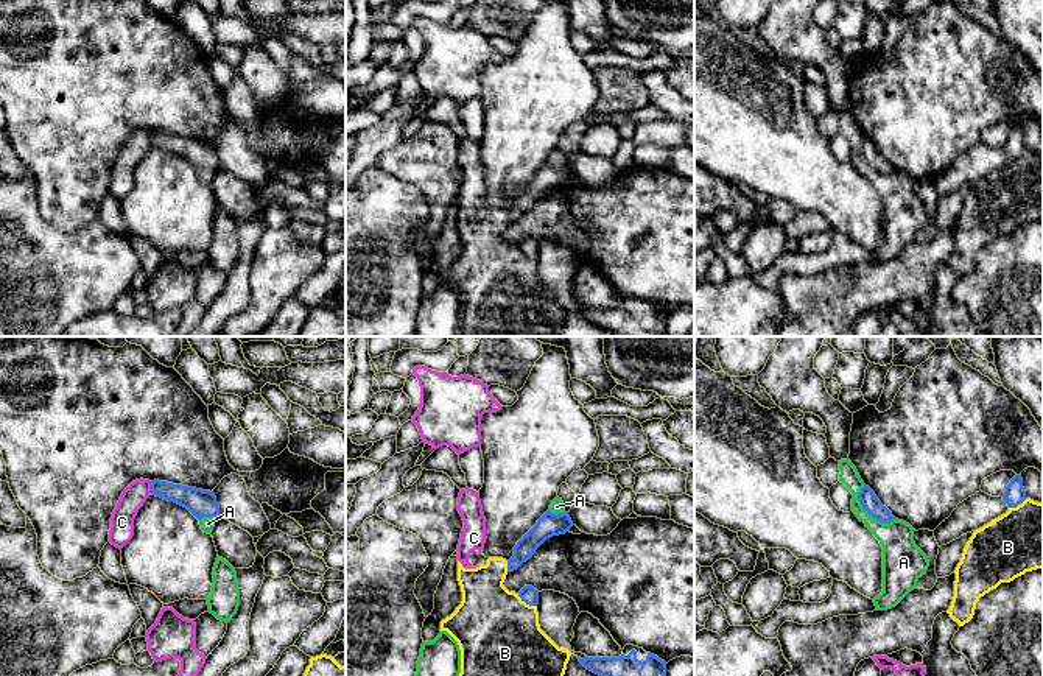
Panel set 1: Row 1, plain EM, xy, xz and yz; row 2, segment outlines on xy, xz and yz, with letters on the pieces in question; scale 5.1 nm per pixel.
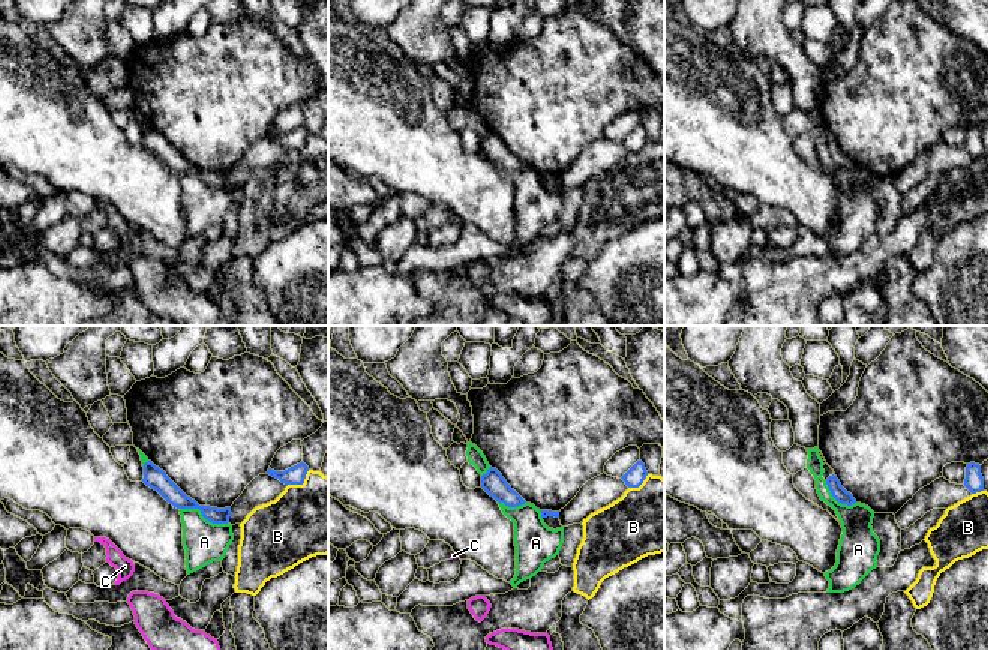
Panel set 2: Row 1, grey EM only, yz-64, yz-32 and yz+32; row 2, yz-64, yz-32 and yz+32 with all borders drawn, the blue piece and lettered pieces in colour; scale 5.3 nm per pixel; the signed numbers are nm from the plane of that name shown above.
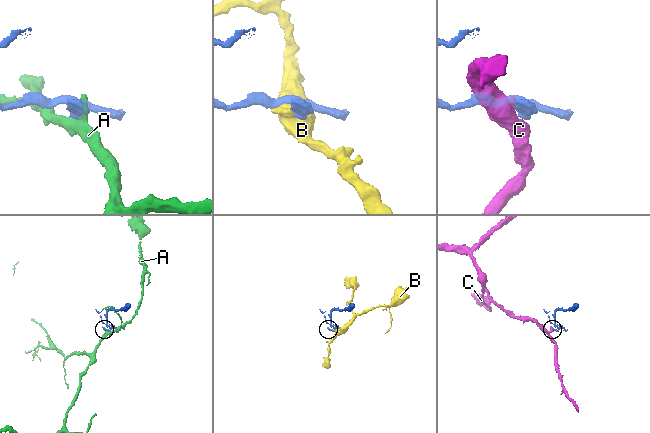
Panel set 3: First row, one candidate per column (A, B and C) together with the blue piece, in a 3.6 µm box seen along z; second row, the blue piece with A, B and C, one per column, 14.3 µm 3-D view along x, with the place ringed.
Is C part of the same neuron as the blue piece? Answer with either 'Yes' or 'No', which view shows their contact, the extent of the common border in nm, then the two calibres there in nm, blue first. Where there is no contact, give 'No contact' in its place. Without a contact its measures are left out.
No. Touches blue in xy. Shared border 60 nm. Thickness 130 nm (blue) against 130 nm

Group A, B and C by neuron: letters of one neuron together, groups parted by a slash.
A / B C

